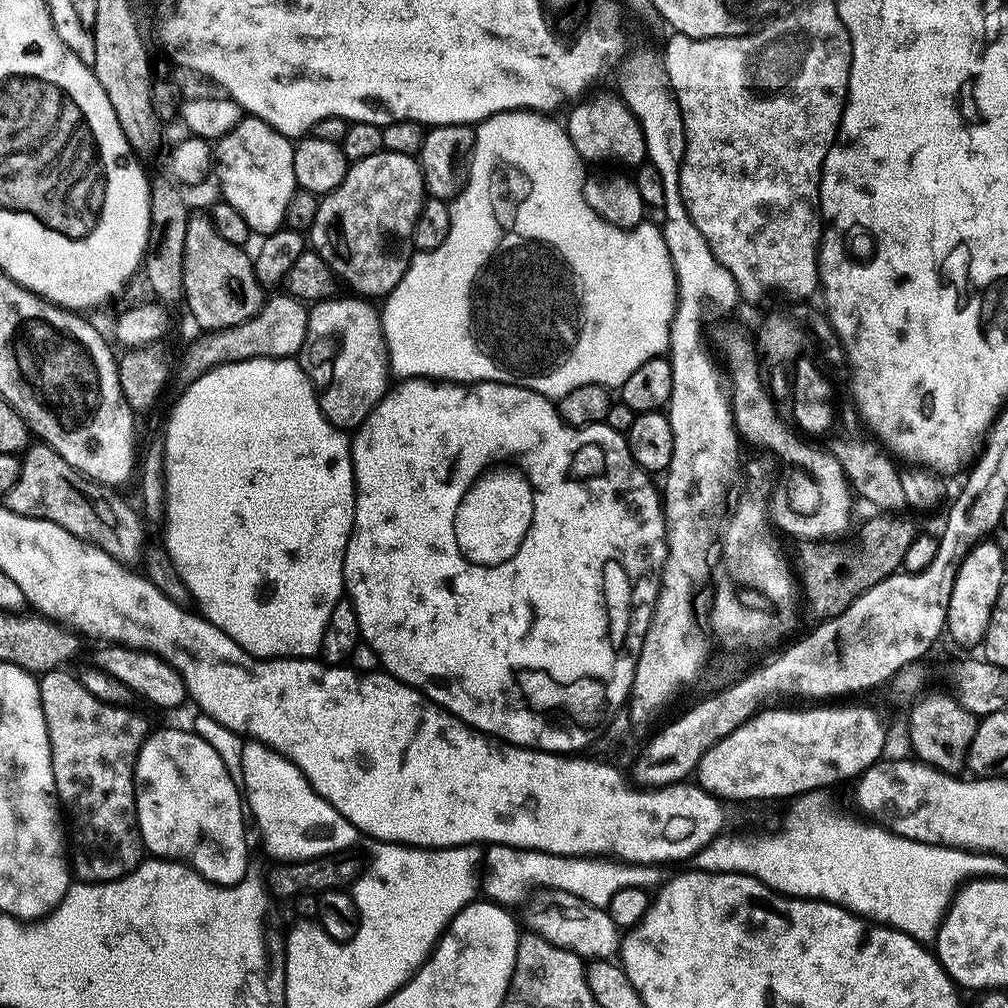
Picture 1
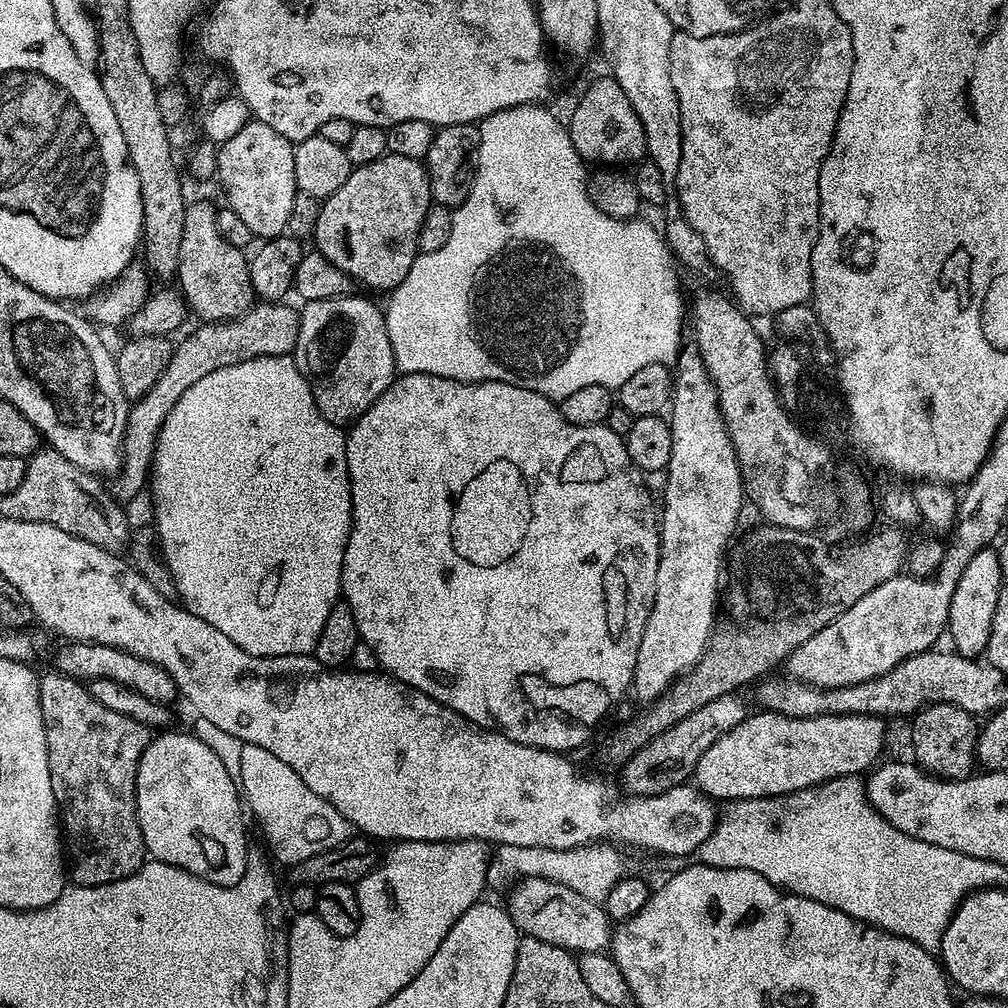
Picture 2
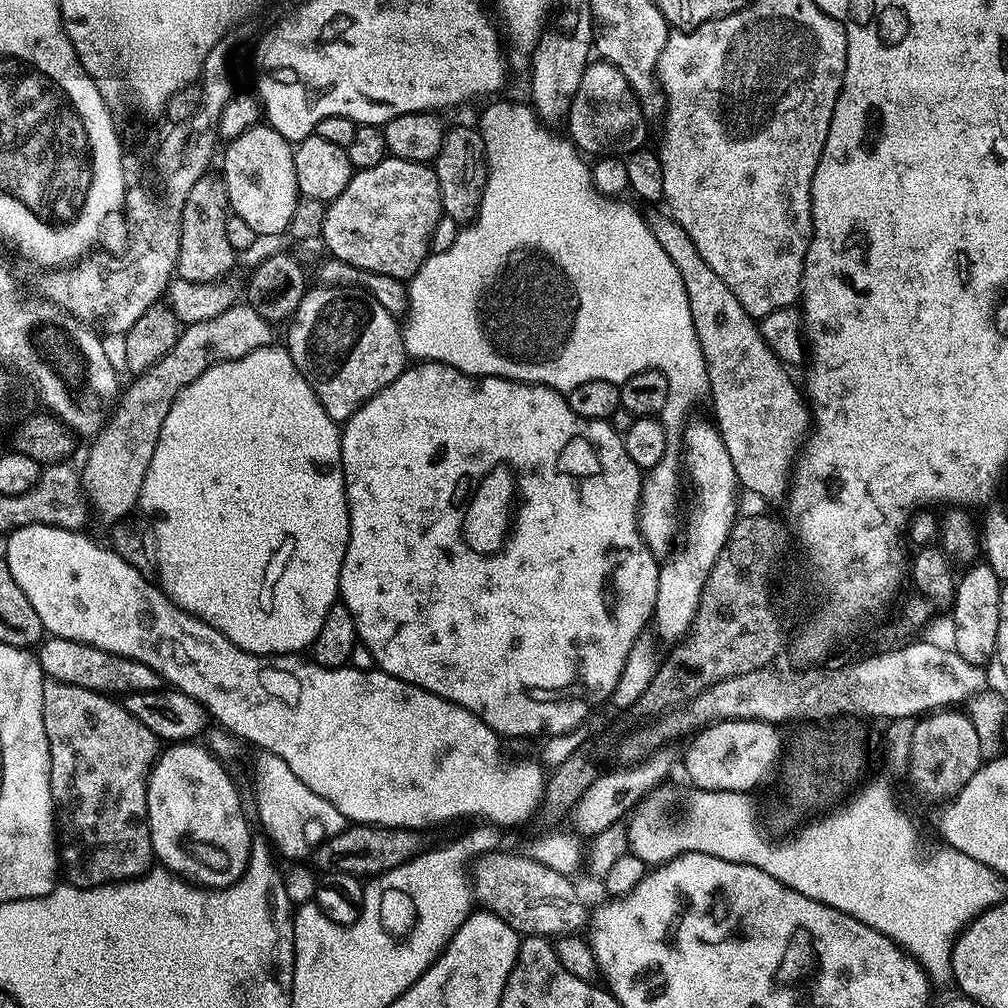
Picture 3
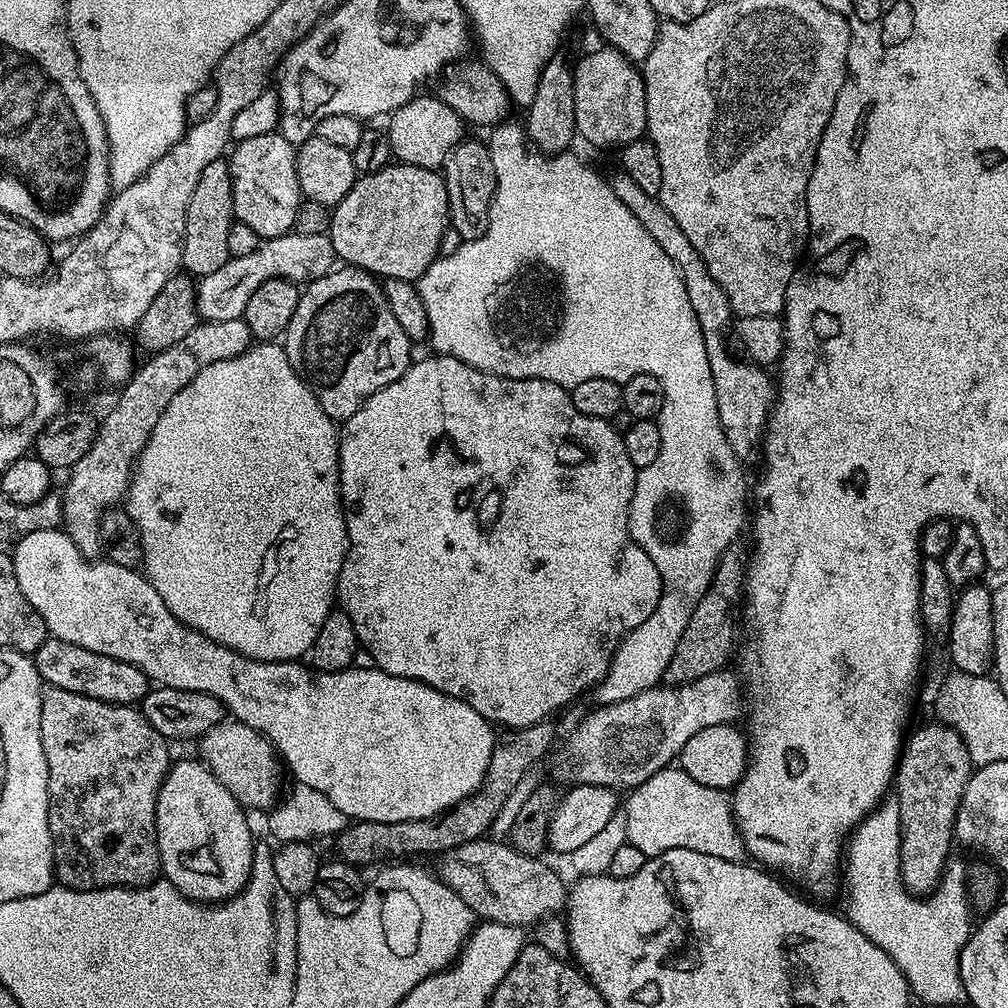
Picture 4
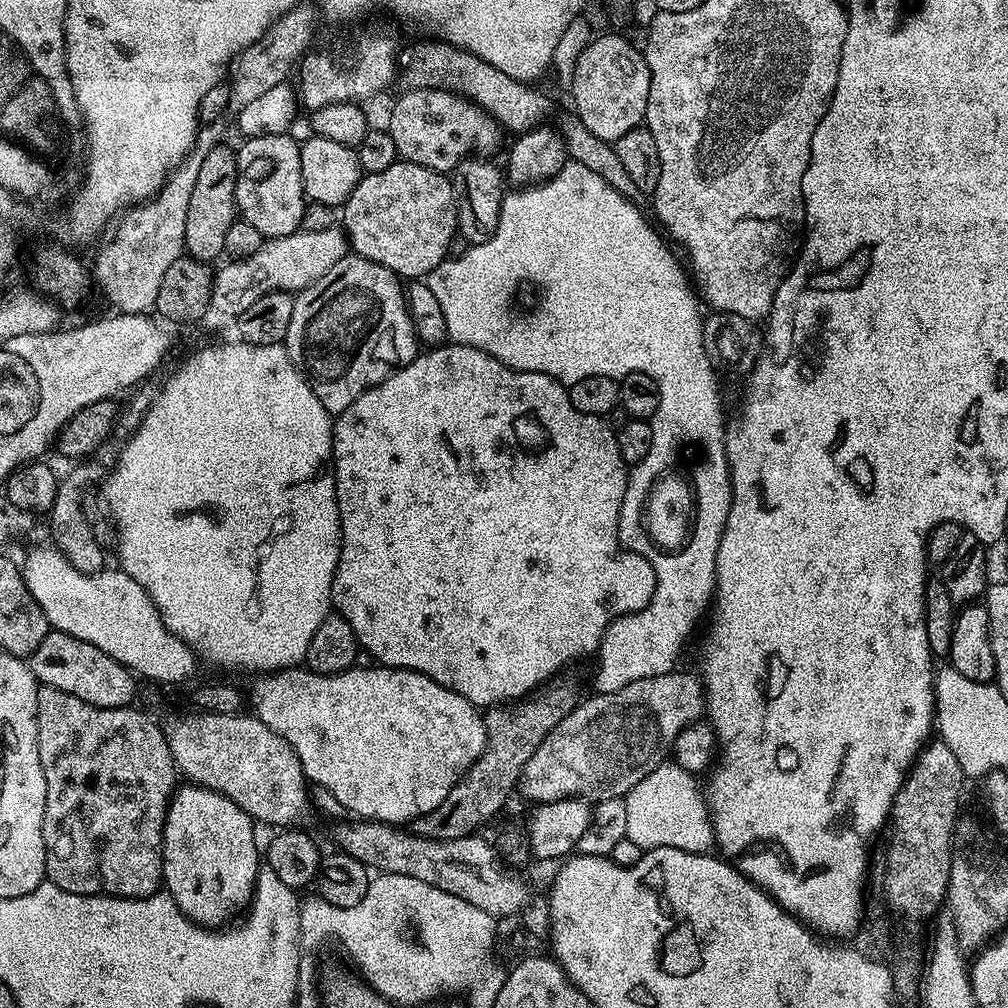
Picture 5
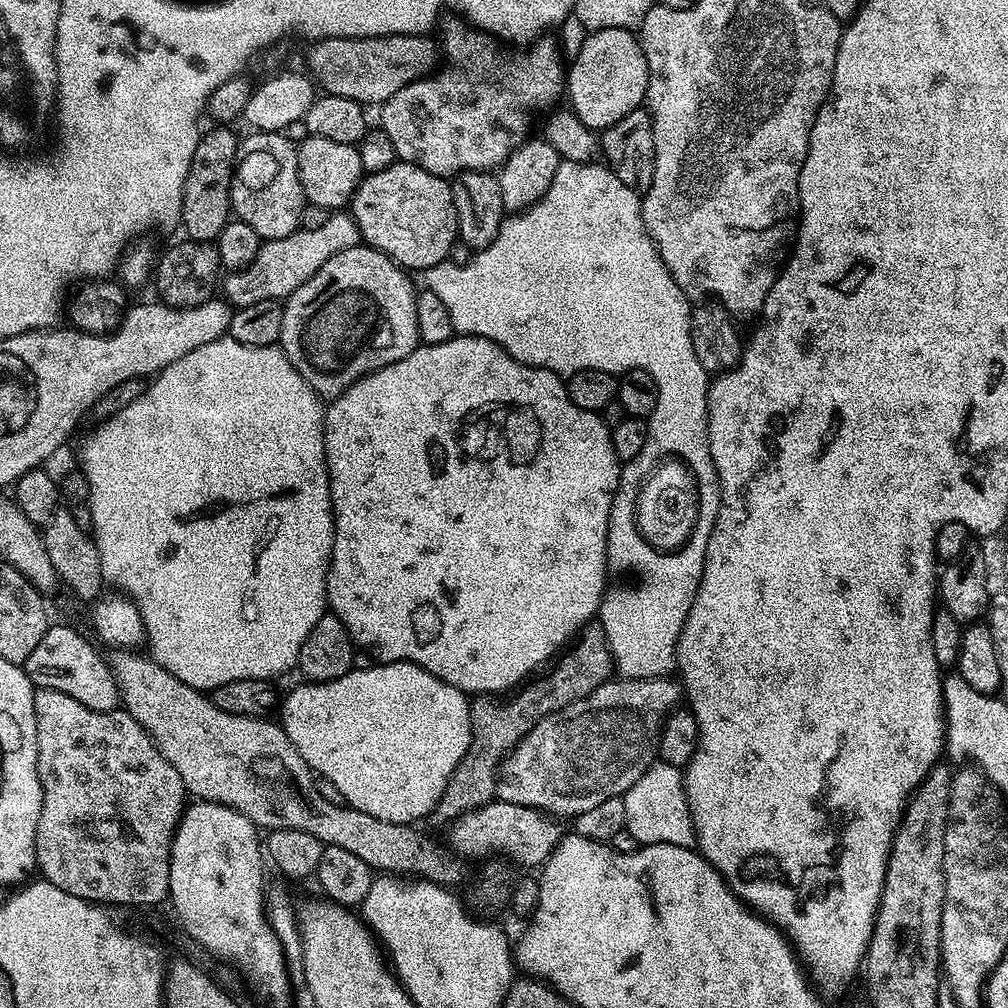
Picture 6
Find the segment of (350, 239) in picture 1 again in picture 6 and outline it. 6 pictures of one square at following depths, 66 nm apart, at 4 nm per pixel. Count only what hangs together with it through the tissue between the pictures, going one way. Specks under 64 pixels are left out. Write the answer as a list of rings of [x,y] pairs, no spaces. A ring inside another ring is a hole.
[[[397,162],[381,172],[369,172],[361,180],[350,201],[350,215],[358,226],[360,239],[368,247],[386,254],[405,270],[427,270],[449,259],[451,247],[458,239],[456,207],[451,183],[445,177],[435,176],[413,164]]]

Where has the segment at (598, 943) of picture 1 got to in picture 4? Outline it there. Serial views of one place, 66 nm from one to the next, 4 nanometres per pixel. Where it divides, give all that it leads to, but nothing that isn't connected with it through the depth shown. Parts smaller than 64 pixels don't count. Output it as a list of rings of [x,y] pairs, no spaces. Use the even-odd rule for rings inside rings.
[[[481,838],[474,842],[466,842],[466,846],[454,846],[454,850],[443,853],[439,860],[440,879],[458,894],[458,898],[462,898],[462,902],[466,902],[466,906],[470,906],[473,917],[481,921],[489,920],[506,926],[527,929],[565,911],[566,884],[564,888],[559,874],[554,869],[547,868],[542,862],[543,859],[520,854],[508,842]]]

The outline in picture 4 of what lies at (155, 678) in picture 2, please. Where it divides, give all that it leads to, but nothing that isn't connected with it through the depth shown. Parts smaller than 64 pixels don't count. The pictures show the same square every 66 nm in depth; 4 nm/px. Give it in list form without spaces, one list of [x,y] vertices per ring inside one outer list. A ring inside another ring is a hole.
[[[49,638],[34,653],[36,675],[45,685],[70,690],[86,698],[98,698],[107,704],[139,705],[150,690],[150,681],[138,666],[130,662],[118,662],[118,658],[106,658],[106,654],[94,654],[86,646],[74,646],[74,642],[62,642]]]

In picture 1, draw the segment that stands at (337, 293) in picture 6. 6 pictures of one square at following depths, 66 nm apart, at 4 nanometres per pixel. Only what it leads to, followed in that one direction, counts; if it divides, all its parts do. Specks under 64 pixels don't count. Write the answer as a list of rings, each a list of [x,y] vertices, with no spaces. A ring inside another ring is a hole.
[[[367,299],[315,301],[308,308],[308,329],[298,353],[300,369],[306,373],[309,382],[316,389],[320,413],[333,426],[341,430],[355,430],[372,413],[374,406],[390,387],[388,353],[384,347],[384,332],[380,329],[380,312],[372,309]]]

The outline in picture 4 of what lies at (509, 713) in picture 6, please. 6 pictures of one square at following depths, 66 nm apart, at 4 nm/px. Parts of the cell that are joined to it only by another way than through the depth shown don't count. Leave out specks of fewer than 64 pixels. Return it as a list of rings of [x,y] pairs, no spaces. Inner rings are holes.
[[[541,722],[530,728],[515,729],[505,740],[503,737],[492,752],[483,785],[475,796],[460,800],[447,812],[431,816],[428,820],[407,820],[393,824],[373,820],[349,823],[335,837],[335,855],[347,864],[365,866],[364,864],[376,864],[387,856],[414,858],[418,852],[443,854],[454,850],[454,846],[466,846],[466,842],[487,837],[488,827],[494,822],[494,818],[498,818],[498,810],[502,810],[506,798],[521,787],[524,775],[551,750],[556,732],[550,725],[551,723]]]

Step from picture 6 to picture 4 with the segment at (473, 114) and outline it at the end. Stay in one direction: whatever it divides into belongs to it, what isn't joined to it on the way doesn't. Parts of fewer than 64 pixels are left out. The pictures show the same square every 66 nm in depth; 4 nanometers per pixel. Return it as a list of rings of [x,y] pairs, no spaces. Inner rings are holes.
[[[417,94],[413,100],[390,113],[387,120],[386,131],[390,138],[392,155],[399,163],[410,166],[439,169],[445,158],[466,136],[465,121],[436,94],[432,96]]]

